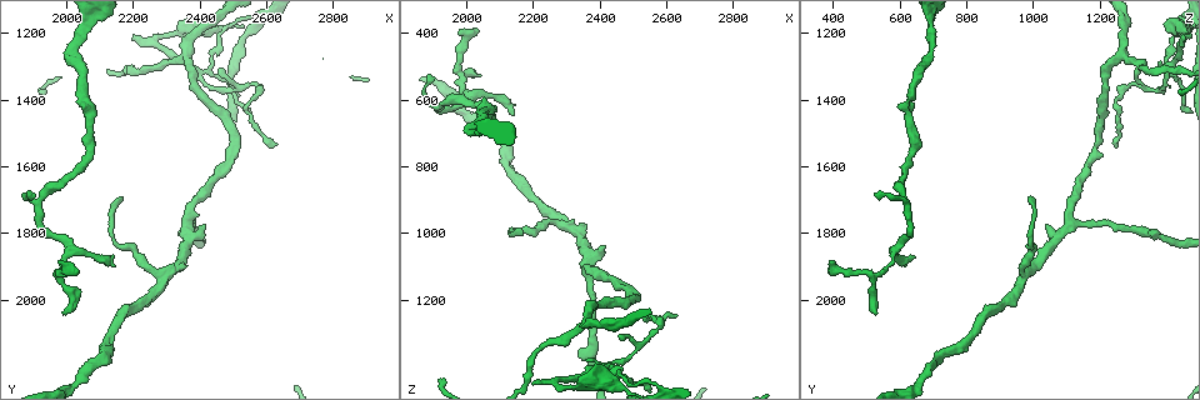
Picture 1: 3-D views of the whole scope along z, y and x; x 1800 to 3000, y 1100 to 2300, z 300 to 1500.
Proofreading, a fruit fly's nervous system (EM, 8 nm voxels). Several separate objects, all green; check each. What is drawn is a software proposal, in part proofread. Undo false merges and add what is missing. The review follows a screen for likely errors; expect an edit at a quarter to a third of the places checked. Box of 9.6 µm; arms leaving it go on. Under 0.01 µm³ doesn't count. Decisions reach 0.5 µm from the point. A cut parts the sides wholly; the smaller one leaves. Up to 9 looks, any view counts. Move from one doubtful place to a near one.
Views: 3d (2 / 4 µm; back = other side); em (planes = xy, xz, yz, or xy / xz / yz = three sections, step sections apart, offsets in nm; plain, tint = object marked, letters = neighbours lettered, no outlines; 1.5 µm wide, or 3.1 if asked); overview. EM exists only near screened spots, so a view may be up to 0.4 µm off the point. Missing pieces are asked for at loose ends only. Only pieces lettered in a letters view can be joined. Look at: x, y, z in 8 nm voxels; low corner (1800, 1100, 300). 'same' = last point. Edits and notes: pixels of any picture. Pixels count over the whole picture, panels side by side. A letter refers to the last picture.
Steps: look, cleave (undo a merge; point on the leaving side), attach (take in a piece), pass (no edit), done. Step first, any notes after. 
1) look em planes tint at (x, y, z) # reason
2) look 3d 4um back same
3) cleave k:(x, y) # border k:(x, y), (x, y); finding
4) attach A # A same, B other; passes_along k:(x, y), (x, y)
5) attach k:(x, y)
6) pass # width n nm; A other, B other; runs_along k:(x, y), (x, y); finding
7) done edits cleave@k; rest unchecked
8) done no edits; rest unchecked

look 3d 2um at (2200, 1210, 1440) # an open end

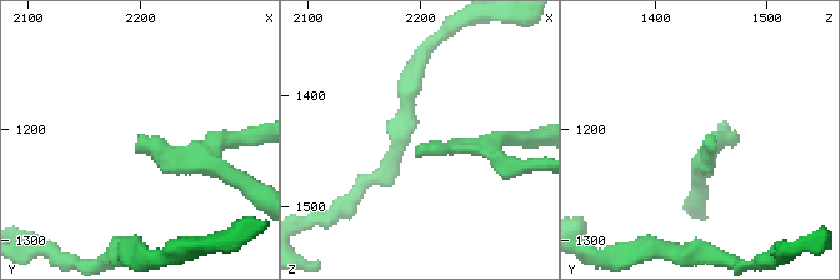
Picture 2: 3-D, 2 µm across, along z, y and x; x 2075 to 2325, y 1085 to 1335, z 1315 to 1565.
look em xy step 4 tint at (2198, 1210, 1442)

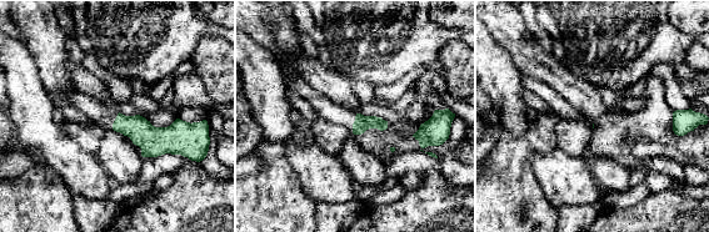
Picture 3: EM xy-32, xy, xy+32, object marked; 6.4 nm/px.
look em xz step 4 letters same # another direction

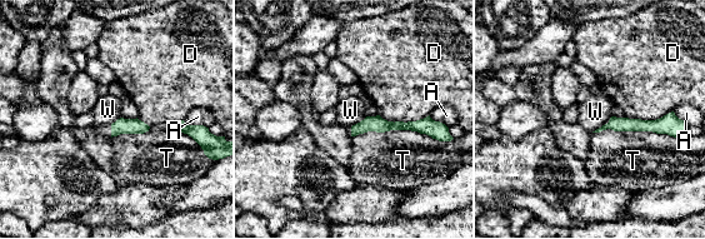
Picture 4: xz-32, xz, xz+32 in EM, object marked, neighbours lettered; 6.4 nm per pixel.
pass # width 80 nm; longest_contact T 550 nm; A other, D other, T other, W other; none of them fits

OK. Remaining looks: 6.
look 3d 2um at (2630, 1530, 1240) # an open end

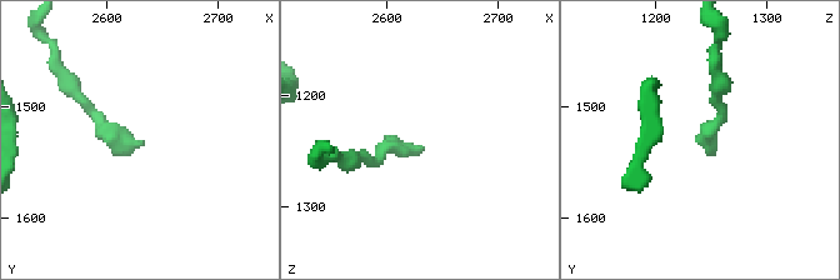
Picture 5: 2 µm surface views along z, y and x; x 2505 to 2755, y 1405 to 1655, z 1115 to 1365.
look em planes letters at (2632, 1534, 1244)

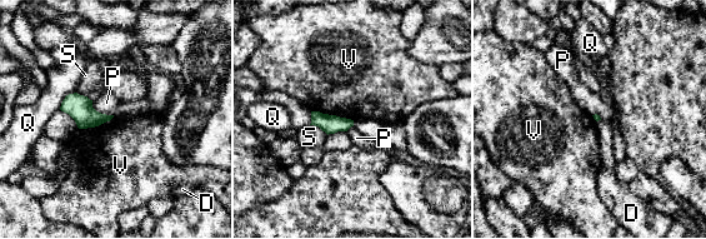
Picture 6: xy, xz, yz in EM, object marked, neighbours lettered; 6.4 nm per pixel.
pass # D other, P other, Q other, S other, V other; none of them fits

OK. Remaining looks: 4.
look 3d 4um back at (2420, 1780, 1050) # free end

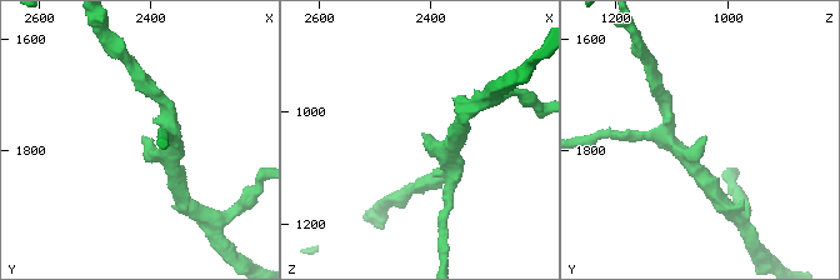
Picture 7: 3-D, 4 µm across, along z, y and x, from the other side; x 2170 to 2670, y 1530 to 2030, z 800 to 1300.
look em yz step 8 tint at (2415, 1775, 1045) # need the tissue

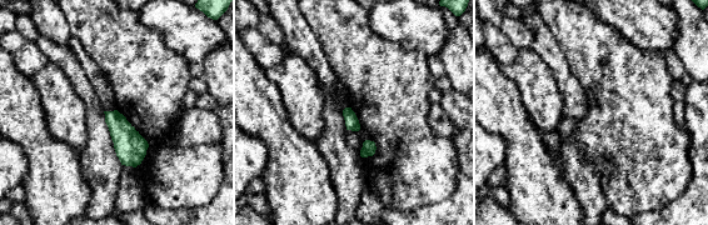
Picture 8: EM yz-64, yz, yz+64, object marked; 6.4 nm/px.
look em planes letters same

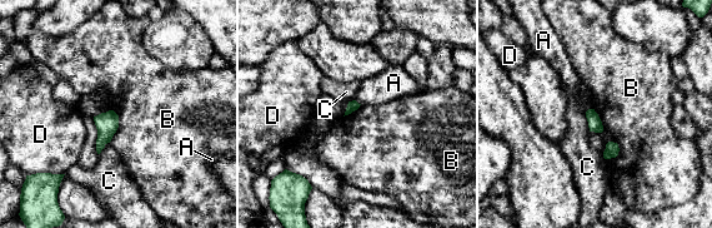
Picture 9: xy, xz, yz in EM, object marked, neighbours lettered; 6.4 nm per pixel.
pass # A other, B other, C other, D other; border 9:(616, 142), (606, 144), (605, 159); none of them fits

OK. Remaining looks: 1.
done no edits; rest unchecked

